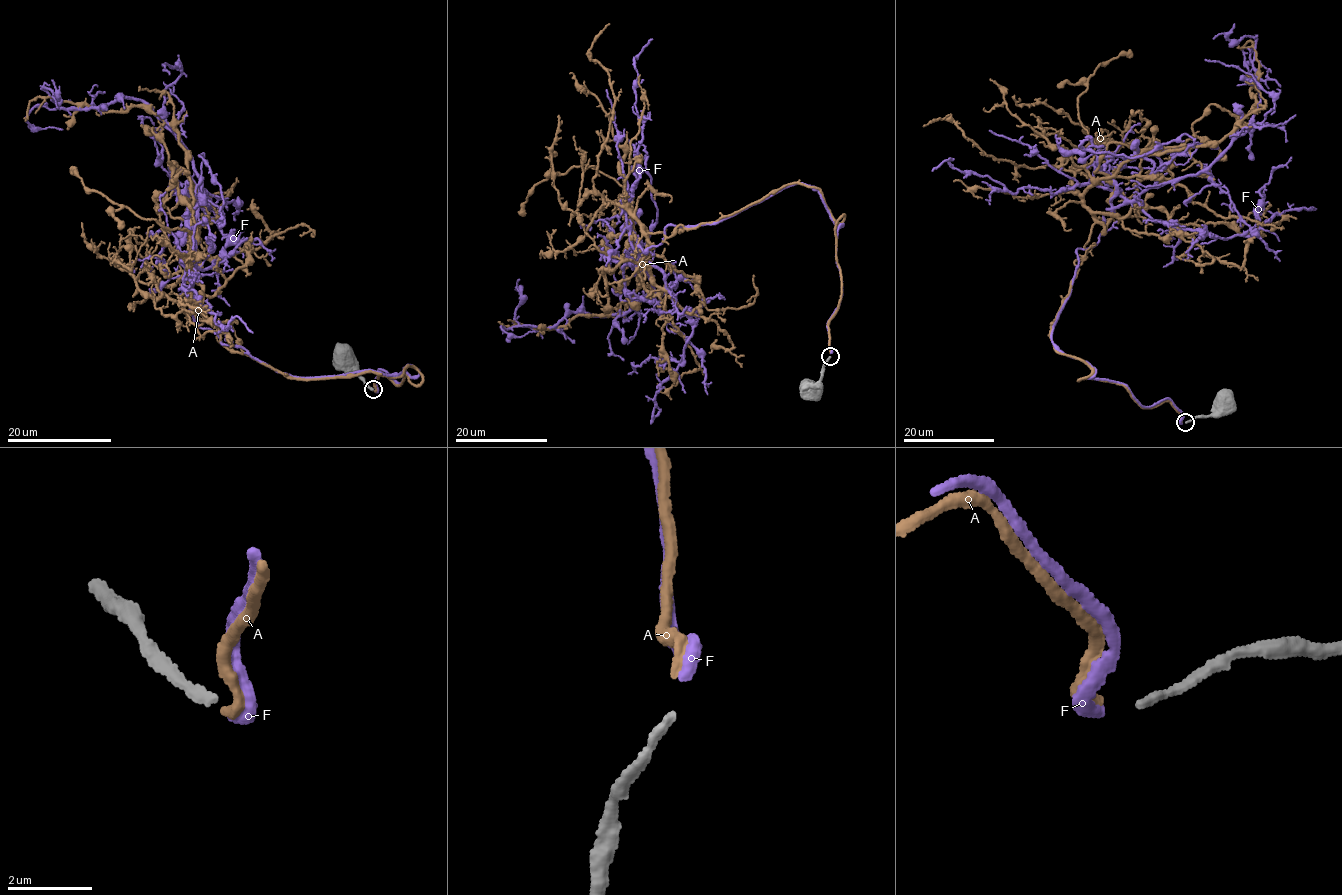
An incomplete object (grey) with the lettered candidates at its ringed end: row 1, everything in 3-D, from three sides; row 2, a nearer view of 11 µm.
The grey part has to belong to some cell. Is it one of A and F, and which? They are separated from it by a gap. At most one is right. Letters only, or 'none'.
F

